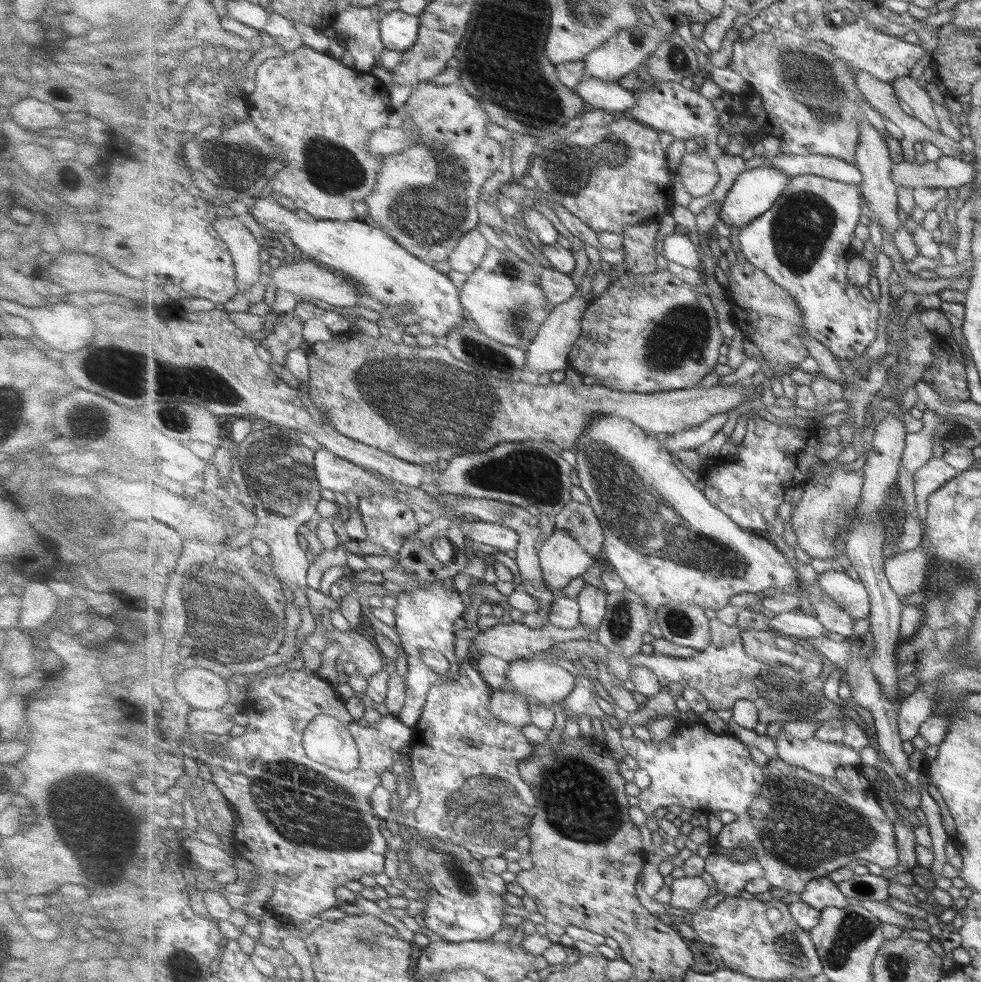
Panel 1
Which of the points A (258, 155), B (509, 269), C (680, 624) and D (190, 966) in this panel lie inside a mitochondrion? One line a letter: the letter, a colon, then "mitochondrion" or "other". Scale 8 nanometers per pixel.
A: mitochondrion
B: mitochondrion
C: mitochondrion
D: mitochondrion

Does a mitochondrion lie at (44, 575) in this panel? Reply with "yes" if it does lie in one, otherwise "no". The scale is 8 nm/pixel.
no

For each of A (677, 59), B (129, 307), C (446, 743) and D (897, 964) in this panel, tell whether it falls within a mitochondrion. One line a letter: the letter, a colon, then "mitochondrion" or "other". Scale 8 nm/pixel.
A: mitochondrion
B: other
C: other
D: mitochondrion

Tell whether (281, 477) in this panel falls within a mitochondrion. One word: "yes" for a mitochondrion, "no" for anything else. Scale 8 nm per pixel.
yes

